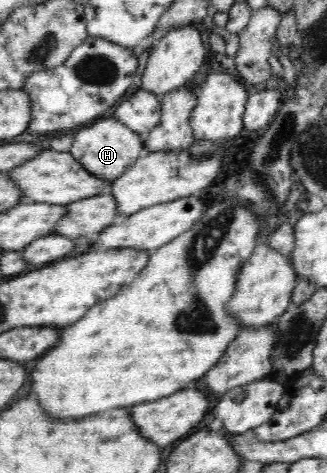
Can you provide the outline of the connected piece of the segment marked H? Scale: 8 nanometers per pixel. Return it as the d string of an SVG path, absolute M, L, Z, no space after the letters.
M107 118L93 126L83 128L81 132L77 132L71 146L73 158L79 161L87 172L94 174L97 178L104 178L111 184L130 166L135 165L144 152L144 137L131 131L115 118Z

